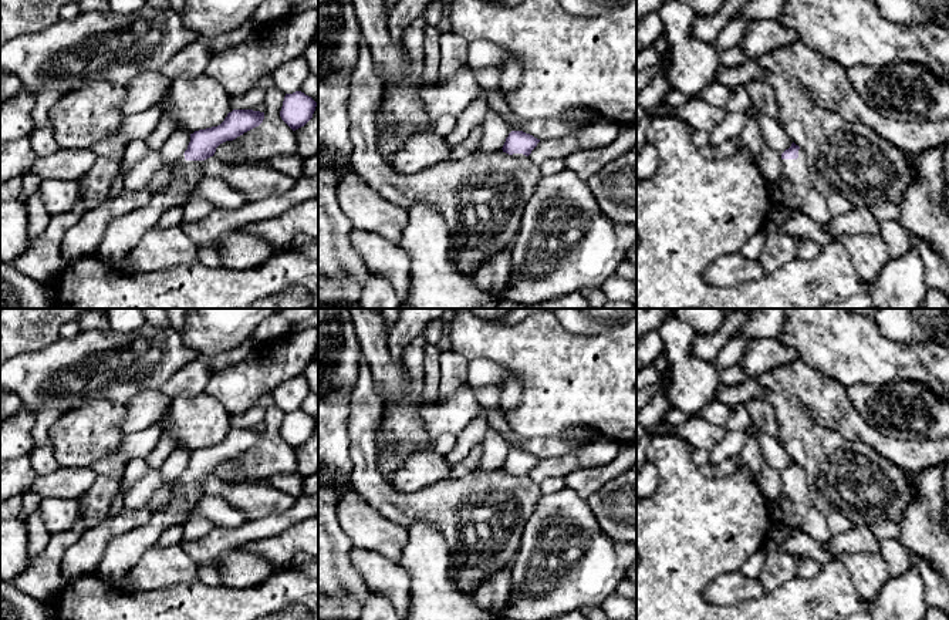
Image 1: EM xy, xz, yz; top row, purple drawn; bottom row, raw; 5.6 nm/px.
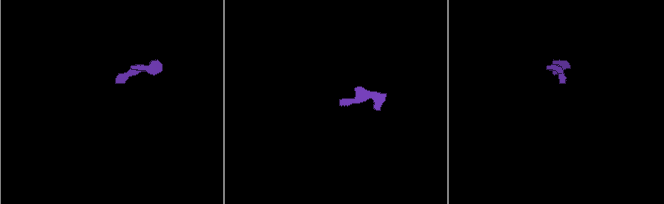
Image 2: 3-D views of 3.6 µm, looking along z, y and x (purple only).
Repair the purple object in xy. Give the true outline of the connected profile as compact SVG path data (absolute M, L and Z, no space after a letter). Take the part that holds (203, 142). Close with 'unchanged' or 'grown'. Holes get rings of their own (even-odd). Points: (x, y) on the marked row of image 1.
M233 109L220 125L190 134L188 149L170 172L170 183L153 192L151 202L145 206L112 219L98 246L97 257L114 267L121 267L126 255L151 228L158 225L163 212L183 206L189 201L189 195L203 178L202 162L213 156L220 144L259 127L263 119L264 112Z | grown

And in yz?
M793 142L781 154L781 159L777 183L783 192L783 202L820 225L828 223L833 215L827 206L827 198L811 183L804 151Z | grown

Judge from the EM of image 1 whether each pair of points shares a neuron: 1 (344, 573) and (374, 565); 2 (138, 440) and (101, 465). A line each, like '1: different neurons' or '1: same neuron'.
1: different neurons
2: same neuron

